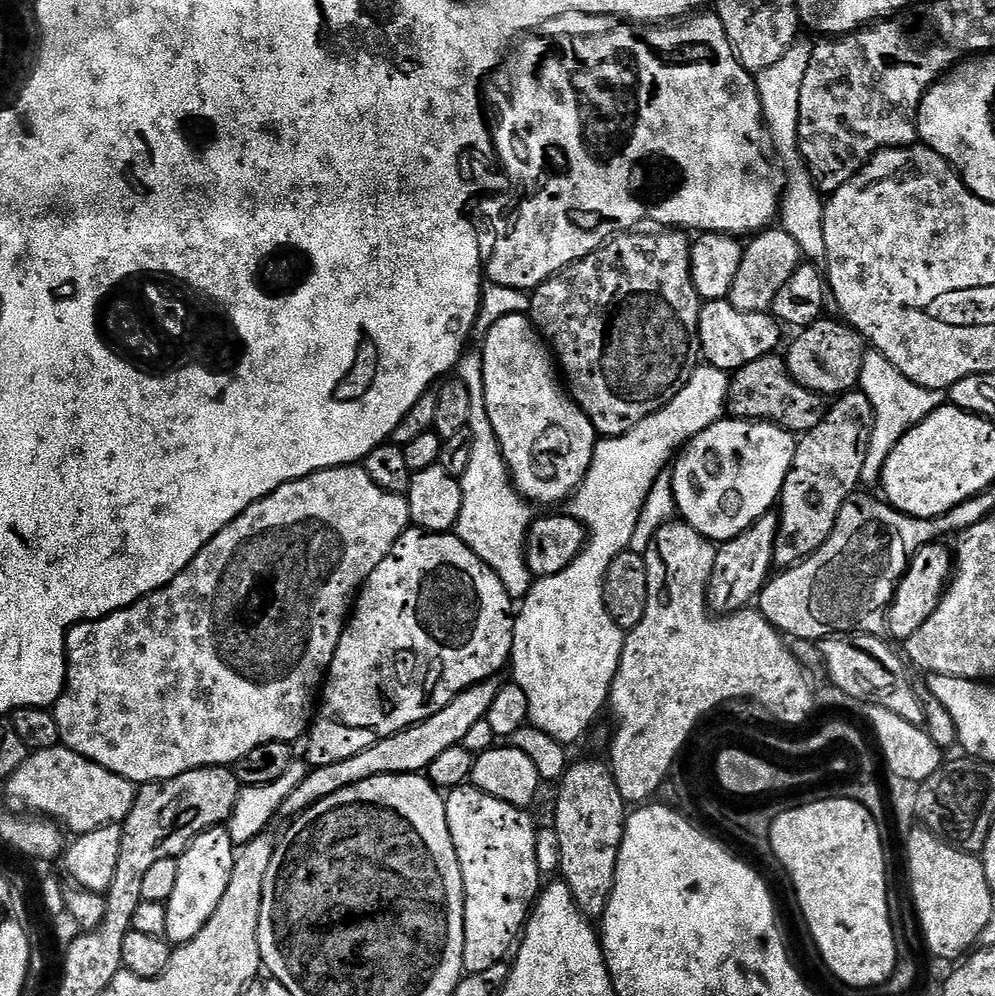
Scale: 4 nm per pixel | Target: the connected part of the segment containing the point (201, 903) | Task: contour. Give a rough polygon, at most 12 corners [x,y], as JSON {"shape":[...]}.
{"shape":[[208,828],[178,858],[166,939],[190,942],[218,910],[237,845]]}

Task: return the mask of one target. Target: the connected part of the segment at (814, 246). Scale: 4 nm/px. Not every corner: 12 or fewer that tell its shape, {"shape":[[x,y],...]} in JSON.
{"shape":[[797,38],[756,77],[764,123],[788,167],[778,224],[801,251],[822,248],[825,201],[800,156],[802,78]]}

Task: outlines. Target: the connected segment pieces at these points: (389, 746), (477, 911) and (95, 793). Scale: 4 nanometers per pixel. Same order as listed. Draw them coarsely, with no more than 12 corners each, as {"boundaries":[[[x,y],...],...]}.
{"boundaries":[[[498,684],[466,688],[438,714],[312,768],[286,798],[295,818],[375,776],[428,769],[487,717]],[[446,796],[465,973],[503,965],[542,891],[531,811]],[[63,746],[6,787],[72,834],[123,825],[137,785]]]}

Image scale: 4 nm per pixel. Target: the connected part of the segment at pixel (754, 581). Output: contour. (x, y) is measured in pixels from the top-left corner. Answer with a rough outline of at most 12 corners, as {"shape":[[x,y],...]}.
{"shape":[[779,515],[717,547],[706,589],[713,616],[745,611],[774,568]]}

